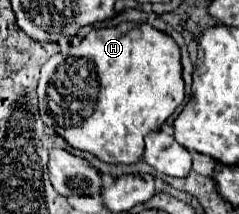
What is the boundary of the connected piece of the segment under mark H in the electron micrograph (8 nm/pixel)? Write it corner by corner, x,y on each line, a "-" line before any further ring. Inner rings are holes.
120,23
118,27
92,29
82,39
78,55
64,57
58,53
40,69
38,109
44,123
54,127
72,147
90,151
106,163
136,163
144,153
144,161
156,171
186,177
192,169
188,149
166,131
154,131
182,101
180,47
168,33
158,31
150,23

